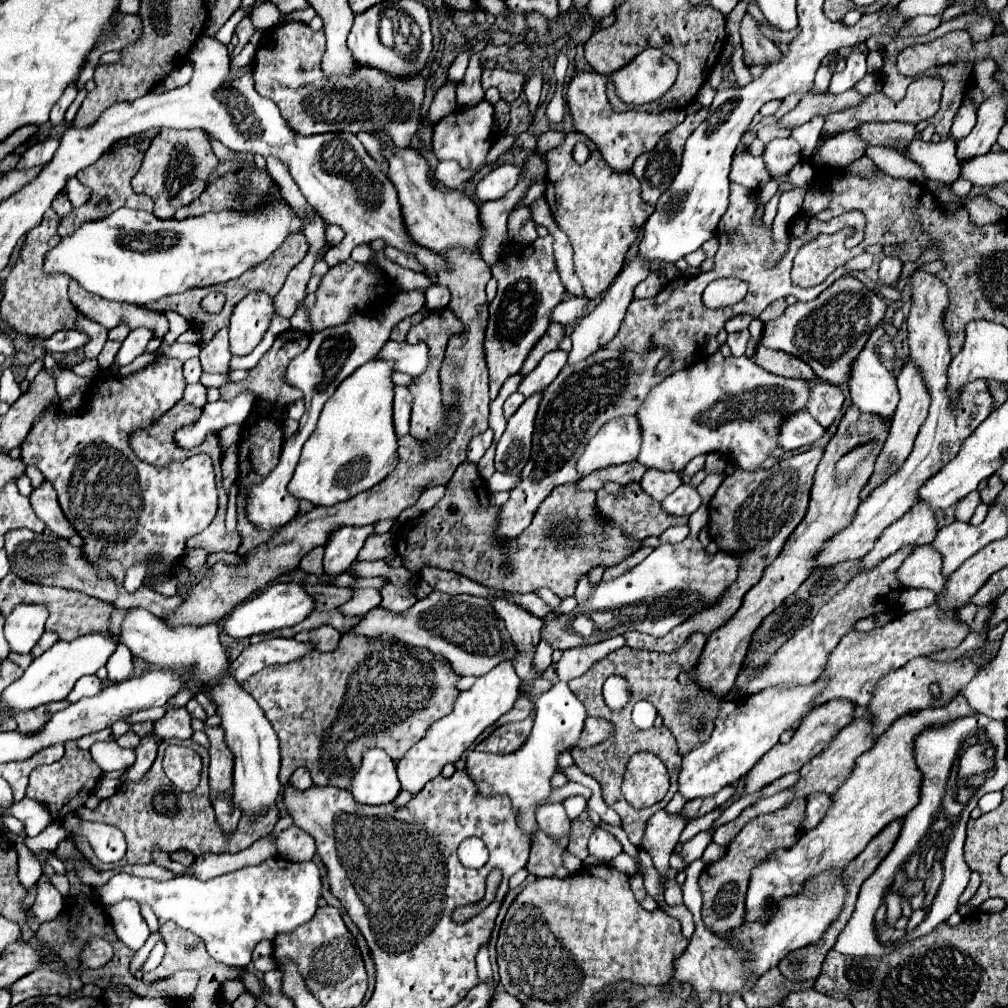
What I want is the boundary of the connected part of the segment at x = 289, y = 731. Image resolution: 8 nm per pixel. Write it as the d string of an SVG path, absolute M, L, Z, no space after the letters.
M344 634L338 642L338 648L334 652L310 652L294 662L288 662L288 664L274 664L274 666L268 666L264 670L260 670L258 674L250 676L246 682L244 682L244 688L246 692L250 692L254 696L254 700L260 704L260 708L264 710L266 718L272 722L276 734L278 734L278 740L280 740L280 756L282 756L282 766L280 766L280 782L286 784L288 778L292 776L292 772L300 766L306 766L312 774L312 782L316 786L336 786L336 788L344 788L344 790L350 790L350 784L352 784L352 778L354 778L354 772L358 772L360 764L362 764L362 756L366 750L370 748L382 748L388 752L390 758L394 760L400 760L424 734L426 730L438 720L442 718L442 714L448 714L452 708L454 708L454 702L460 694L460 690L456 688L460 676L454 672L454 668L450 666L448 660L442 660L442 658L436 658L434 654L426 652L426 650L418 650L414 646L408 646L408 644L400 644L396 642L394 638L390 636L376 636L376 638L366 638L366 636L358 636L358 634Z

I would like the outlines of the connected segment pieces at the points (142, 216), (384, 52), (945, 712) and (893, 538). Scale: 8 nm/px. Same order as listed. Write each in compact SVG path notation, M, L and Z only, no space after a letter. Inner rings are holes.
M272 196L272 200L264 200L252 210L222 210L222 212L206 212L186 220L158 220L154 214L144 210L118 208L110 216L94 222L82 224L78 232L68 238L62 238L56 248L46 254L46 272L62 272L70 278L78 280L88 292L94 292L108 300L132 302L132 304L154 304L156 300L186 292L192 288L206 288L224 284L242 276L246 270L254 268L262 260L266 260L286 236L294 232L304 232L310 216L300 216L282 196ZM170 236L176 236L178 242L170 246Z
M376 4L374 8L368 8L366 12L362 14L354 14L354 24L352 24L352 30L348 34L348 50L352 52L354 60L358 60L360 64L364 66L372 66L372 68L378 68L378 70L384 70L386 74L390 76L408 76L408 74L414 74L418 70L422 70L428 62L428 54L430 54L430 48L432 44L426 42L426 44L420 44L420 50L414 58L406 58L402 54L398 54L394 48L388 48L380 42L378 38L378 24L380 24L380 16L382 16L382 10L384 6L382 4Z
M956 694L946 706L922 708L900 716L876 740L874 748L858 758L850 778L842 784L842 788L838 788L838 792L834 792L834 806L826 812L822 822L814 830L804 832L792 848L774 852L770 860L754 868L746 894L746 920L768 920L780 898L796 894L802 884L818 872L828 868L840 870L854 860L884 826L896 818L904 818L920 800L922 770L918 768L914 756L914 742L918 734L972 714L976 712L970 708L968 700L962 694Z
M924 500L914 504L898 522L886 528L886 532L878 538L876 546L862 558L862 566L858 568L858 572L876 566L880 560L888 558L906 544L916 544L916 546L930 544L936 532L938 532L936 512Z

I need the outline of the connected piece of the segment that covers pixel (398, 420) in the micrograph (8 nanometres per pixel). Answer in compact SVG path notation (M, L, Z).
M396 386L396 396L394 396L394 426L398 436L408 434L408 424L410 424L410 408L412 408L412 396L406 386Z

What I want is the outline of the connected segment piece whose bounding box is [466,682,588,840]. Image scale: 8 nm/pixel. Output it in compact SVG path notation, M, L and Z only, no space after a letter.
M566 682L554 684L550 690L546 690L536 700L536 720L532 726L532 732L518 748L518 752L512 754L488 754L470 750L466 758L466 772L474 780L480 796L508 796L512 802L512 808L516 810L516 820L522 832L532 840L538 832L536 824L536 810L548 802L552 794L550 780L558 772L558 756L562 752L572 750L580 734L584 730L584 720L588 718L586 706L570 692Z

